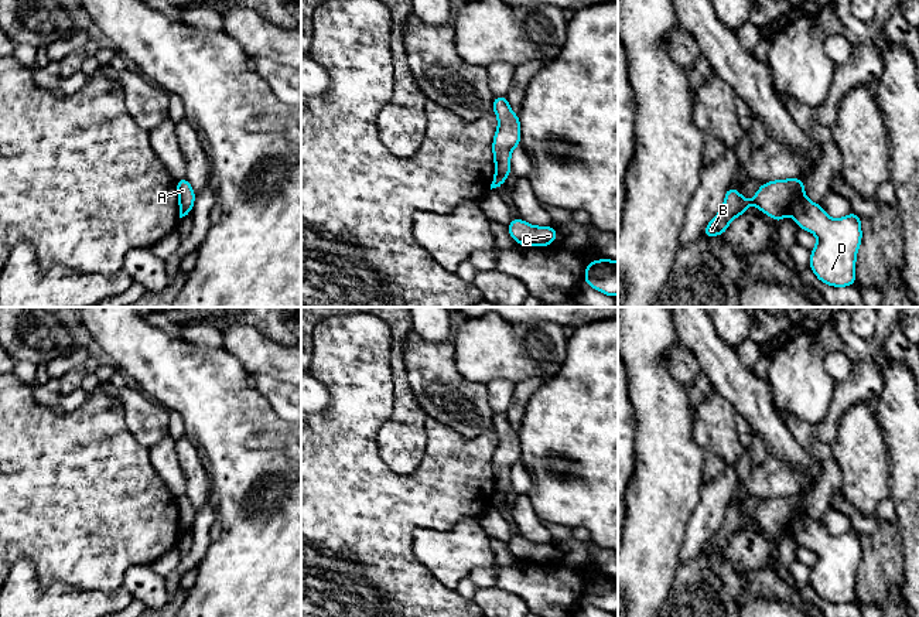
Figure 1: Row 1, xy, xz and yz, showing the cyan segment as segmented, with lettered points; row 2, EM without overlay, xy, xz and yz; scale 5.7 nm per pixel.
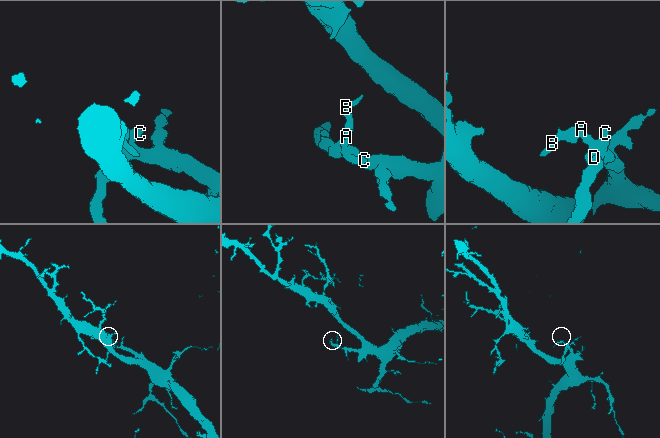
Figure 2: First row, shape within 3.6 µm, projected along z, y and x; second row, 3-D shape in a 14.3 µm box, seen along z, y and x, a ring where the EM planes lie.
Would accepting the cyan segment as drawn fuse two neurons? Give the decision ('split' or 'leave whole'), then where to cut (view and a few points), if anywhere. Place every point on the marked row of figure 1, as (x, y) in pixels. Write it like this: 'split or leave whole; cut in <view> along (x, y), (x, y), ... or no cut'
split; cut in yz along (803, 194), (789, 212)

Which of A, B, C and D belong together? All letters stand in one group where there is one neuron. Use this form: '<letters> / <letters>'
A B / C D

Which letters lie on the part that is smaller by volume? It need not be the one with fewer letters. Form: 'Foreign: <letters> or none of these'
Foreign: A, B

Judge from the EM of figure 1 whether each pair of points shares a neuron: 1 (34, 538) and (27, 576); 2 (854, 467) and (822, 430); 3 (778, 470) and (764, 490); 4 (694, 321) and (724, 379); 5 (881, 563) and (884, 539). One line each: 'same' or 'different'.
1: different
2: different
3: same
4: same
5: same

